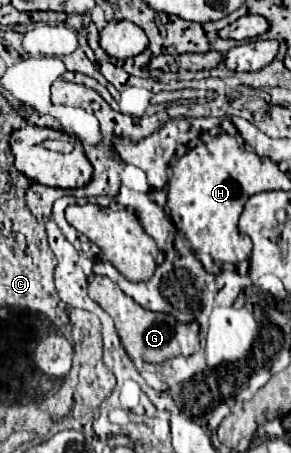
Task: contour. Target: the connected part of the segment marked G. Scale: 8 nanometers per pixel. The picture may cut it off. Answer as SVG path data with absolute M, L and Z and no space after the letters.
M92 276L88 284L88 296L98 302L114 320L120 342L130 358L142 358L152 364L160 364L172 356L180 354L180 344L176 340L176 320L170 314L148 312L140 304L136 304L130 296L126 296L118 284L114 284L106 276Z

